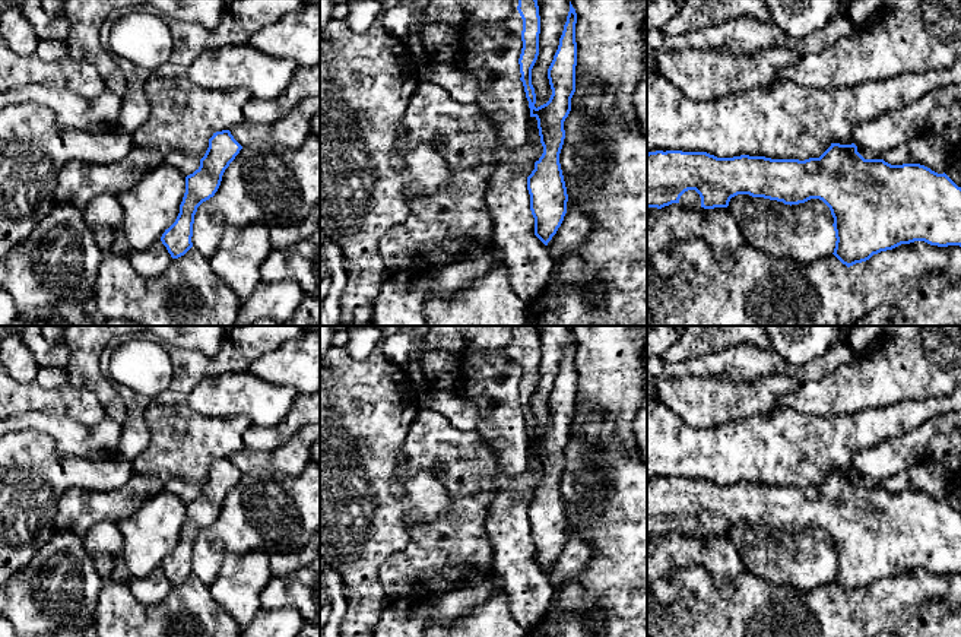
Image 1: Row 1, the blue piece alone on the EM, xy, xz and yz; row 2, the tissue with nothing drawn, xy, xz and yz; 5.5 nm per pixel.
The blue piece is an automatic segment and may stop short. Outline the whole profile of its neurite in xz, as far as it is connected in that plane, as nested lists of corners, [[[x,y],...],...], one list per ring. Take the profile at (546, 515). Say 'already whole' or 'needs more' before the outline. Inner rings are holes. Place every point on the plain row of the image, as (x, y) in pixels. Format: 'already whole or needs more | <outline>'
already whole | [[[518,326],[517,337],[523,346],[523,375],[518,386],[520,408],[529,428],[530,444],[537,447],[542,484],[527,504],[530,538],[535,545],[535,562],[545,571],[552,567],[567,541],[567,514],[559,491],[559,481],[565,466],[564,449],[571,438],[571,425],[575,419],[577,340],[570,329],[570,339],[559,365],[558,377],[548,396],[552,416],[549,428],[535,434],[536,421],[532,412],[532,396],[539,383],[540,343],[536,326]]]

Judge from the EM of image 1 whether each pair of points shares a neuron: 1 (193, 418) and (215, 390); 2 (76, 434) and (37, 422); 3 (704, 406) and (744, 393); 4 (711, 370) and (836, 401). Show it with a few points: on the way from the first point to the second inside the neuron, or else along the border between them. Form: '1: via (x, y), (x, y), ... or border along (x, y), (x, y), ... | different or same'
1: border along (187, 403), (206, 415), (231, 417) | different
2: via (66, 431), (47, 424) | same
3: via (714, 401), (733, 401) | same
4: border along (833, 371), (821, 379), (805, 380), (801, 384) | different

